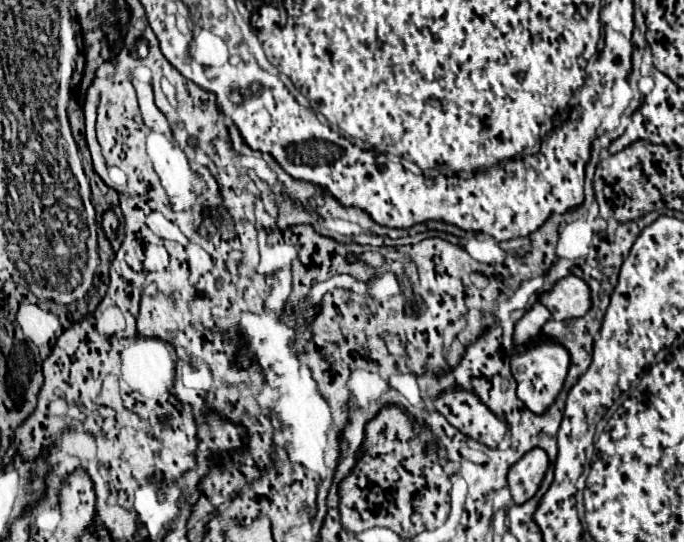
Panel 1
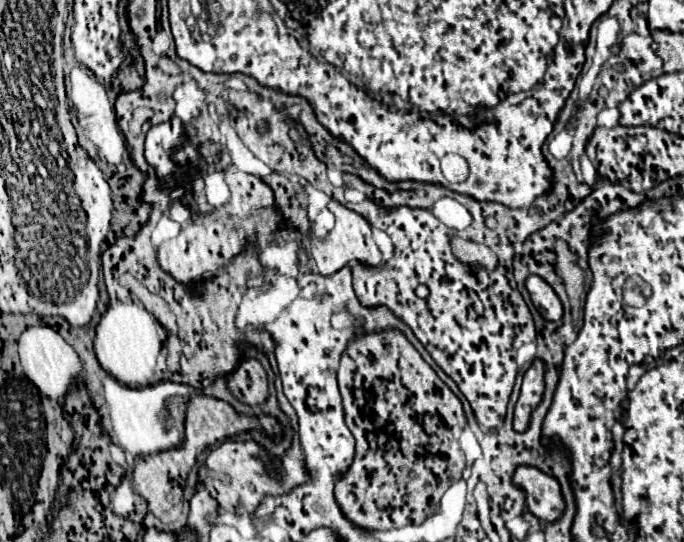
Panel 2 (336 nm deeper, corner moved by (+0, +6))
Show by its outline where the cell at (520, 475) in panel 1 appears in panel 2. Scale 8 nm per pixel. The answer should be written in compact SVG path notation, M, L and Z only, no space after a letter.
M519 466L513 474L513 484L525 492L527 508L539 520L553 522L561 516L565 502L561 500L561 488L553 476L547 476L533 466Z

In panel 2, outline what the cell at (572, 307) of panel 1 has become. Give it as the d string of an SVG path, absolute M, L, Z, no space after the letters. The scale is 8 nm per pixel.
M529 276L525 286L529 290L533 306L545 320L559 320L563 316L563 304L557 292L541 276Z

